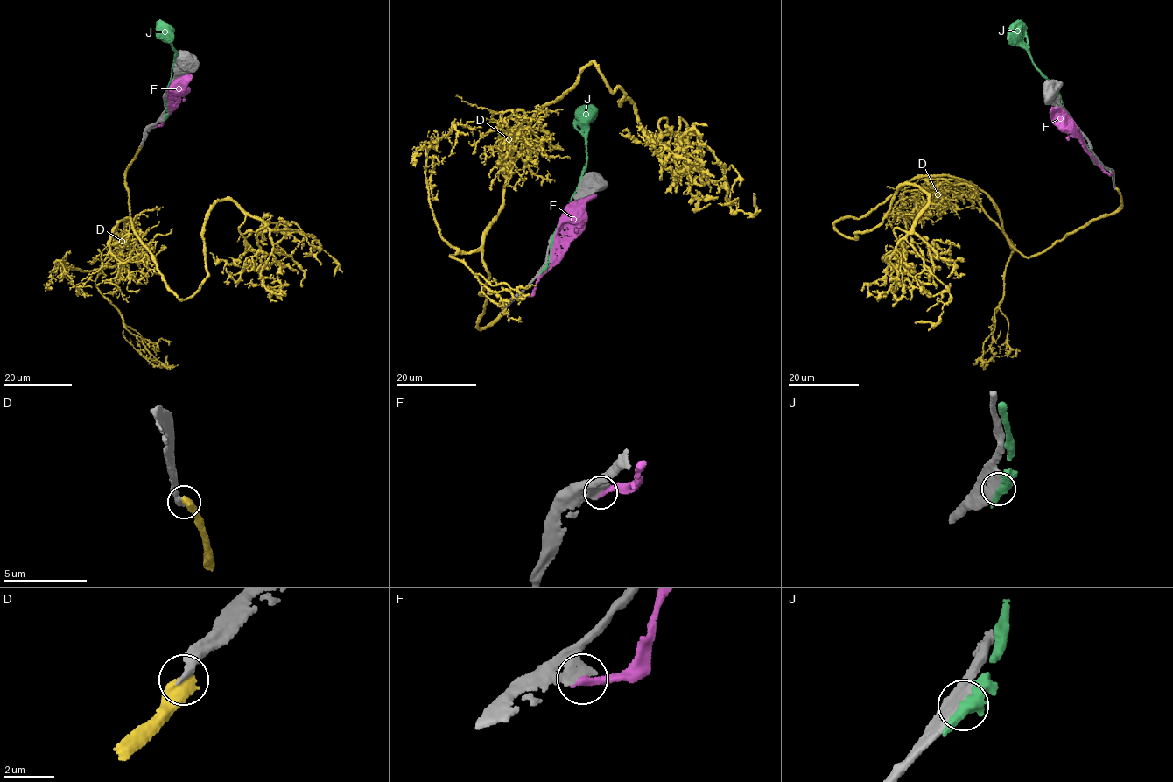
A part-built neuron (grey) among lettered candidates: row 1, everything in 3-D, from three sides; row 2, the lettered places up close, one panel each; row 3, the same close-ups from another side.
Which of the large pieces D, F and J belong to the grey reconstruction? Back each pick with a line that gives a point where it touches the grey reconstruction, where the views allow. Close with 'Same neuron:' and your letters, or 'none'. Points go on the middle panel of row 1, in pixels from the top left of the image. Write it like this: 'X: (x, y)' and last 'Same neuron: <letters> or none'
D: (502, 312)
Same neuron: D

